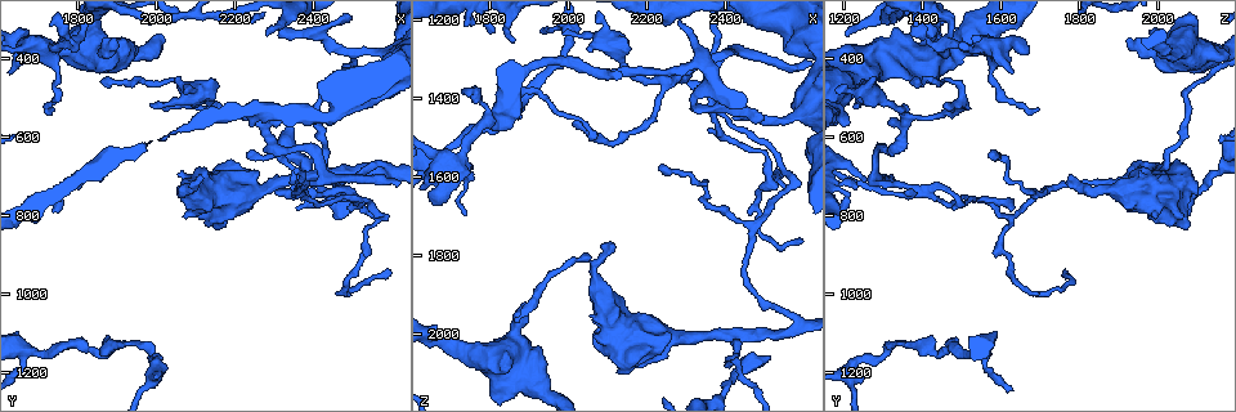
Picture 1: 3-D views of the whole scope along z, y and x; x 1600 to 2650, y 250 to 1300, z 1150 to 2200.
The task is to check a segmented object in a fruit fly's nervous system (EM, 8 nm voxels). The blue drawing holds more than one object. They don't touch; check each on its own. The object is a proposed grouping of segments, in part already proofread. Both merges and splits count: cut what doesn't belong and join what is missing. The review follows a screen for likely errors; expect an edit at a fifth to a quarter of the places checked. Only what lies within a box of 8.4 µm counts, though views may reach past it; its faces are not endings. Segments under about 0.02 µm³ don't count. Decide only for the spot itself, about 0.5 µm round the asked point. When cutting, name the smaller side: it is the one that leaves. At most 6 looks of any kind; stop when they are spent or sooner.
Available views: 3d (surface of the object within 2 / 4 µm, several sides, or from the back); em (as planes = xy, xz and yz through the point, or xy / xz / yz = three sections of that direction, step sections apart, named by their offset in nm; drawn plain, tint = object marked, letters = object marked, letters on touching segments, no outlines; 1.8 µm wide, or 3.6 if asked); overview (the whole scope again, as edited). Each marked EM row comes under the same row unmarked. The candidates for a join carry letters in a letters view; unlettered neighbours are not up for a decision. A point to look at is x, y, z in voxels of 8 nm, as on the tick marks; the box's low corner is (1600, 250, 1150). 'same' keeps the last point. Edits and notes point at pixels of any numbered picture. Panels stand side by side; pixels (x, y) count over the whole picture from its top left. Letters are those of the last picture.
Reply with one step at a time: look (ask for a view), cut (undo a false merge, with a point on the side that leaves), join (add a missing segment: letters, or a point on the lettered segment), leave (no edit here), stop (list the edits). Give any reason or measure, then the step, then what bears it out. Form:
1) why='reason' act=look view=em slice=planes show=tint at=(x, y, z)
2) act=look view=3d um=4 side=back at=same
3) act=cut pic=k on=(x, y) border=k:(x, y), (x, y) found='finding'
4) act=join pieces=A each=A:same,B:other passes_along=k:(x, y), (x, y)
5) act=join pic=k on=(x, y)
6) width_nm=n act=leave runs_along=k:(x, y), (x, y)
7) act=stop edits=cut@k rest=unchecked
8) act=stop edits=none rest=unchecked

act=look view=3d um=4 side=back at=(2585, 385, 1440)

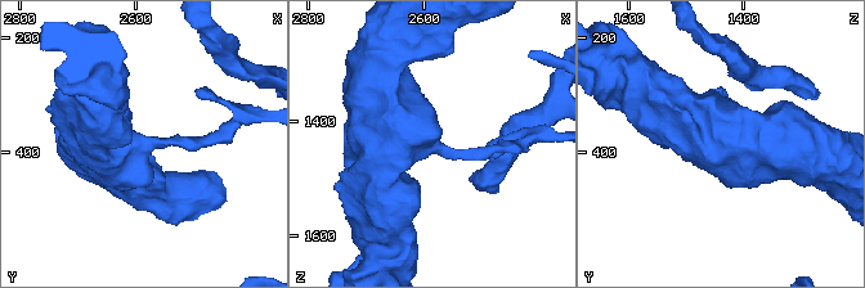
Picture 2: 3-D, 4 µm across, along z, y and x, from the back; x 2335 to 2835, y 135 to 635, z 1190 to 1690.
act=look view=em um=3.6 slice=planes show=tint at=(2590, 385, 1445)

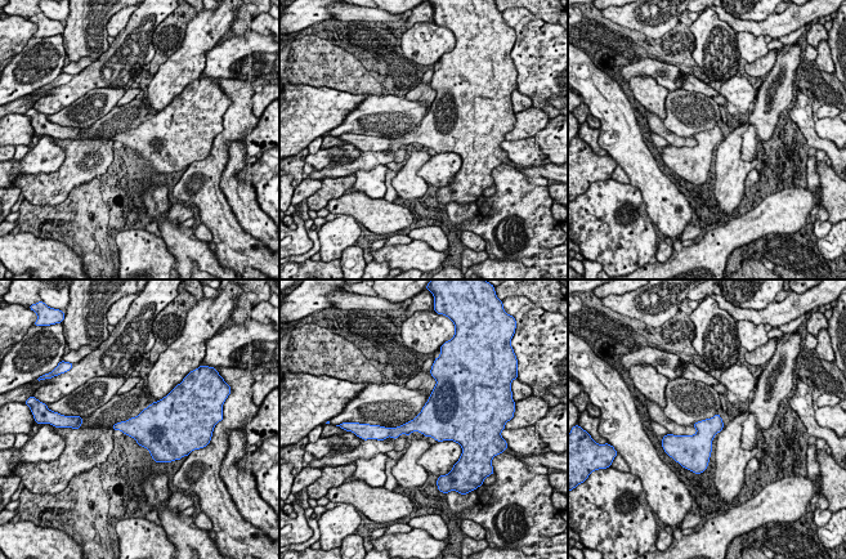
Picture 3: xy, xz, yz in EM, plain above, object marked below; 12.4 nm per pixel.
act=look view=em um=3.6 slice=planes show=letters at=same

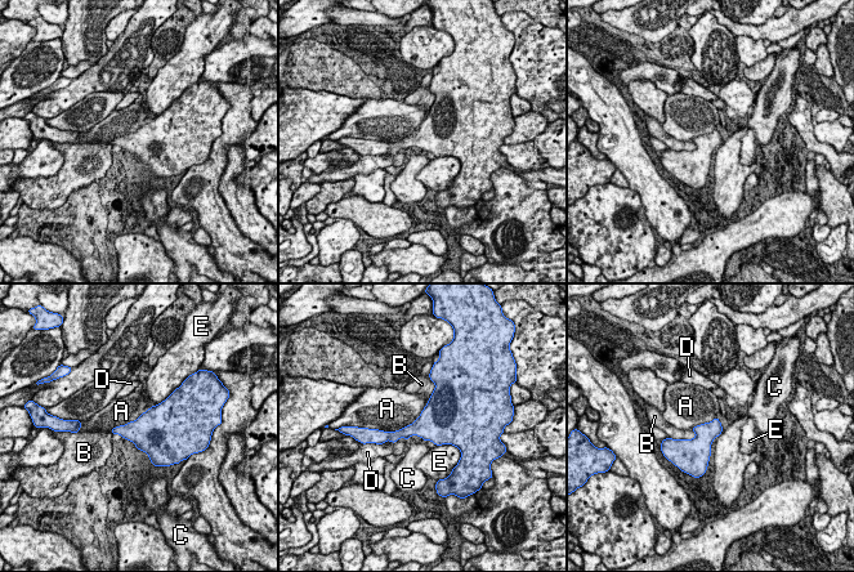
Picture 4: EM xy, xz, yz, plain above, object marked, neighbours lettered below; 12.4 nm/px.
act=leave each=A:other,B:other,C:other,D:other,E:other found='continuous, no second neuron'

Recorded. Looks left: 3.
act=look view=3d um=4 at=(2370, 735, 1400)

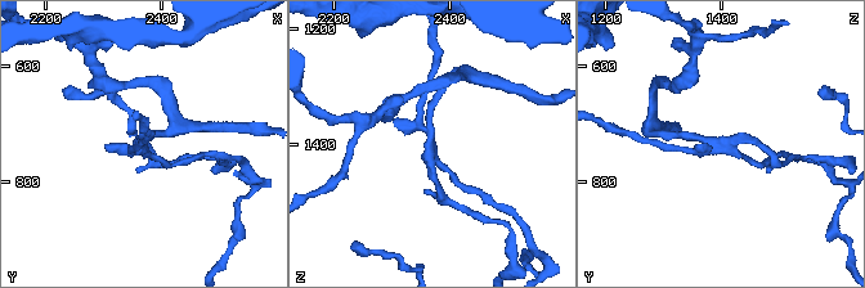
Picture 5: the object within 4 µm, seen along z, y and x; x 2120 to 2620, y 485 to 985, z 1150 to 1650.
act=look view=em slice=yz step=16 show=letters at=(2365, 740, 1405)

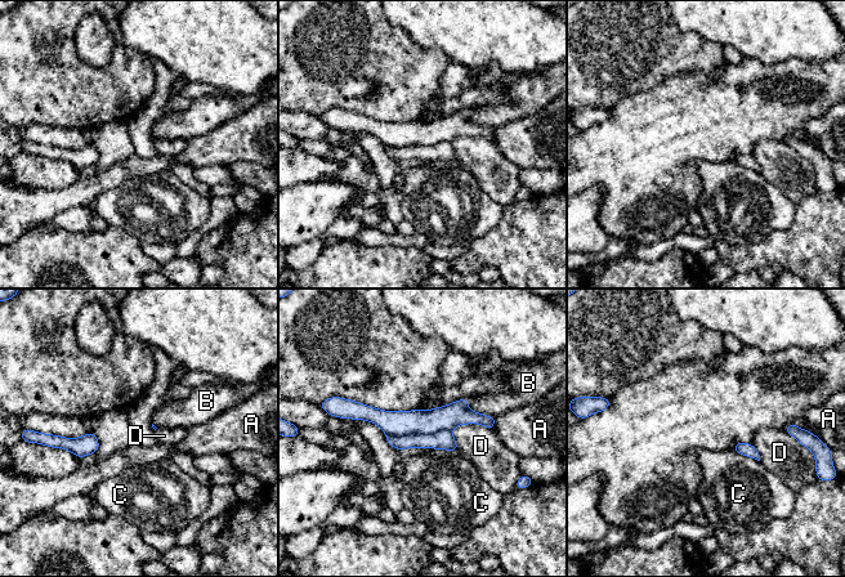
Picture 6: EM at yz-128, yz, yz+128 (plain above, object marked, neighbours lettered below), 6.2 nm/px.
longest_contact=D:280nm act=cut pic=6 on=(419, 421) each=A:other,B:other,C:other,D:other part_leaving=6:(348, 414), (478, 417), (491, 425) found='a second neuron is stuck on'

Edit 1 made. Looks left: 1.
why='branch stops here' act=look view=em slice=planes show=letters at=(1895, 345, 1935)

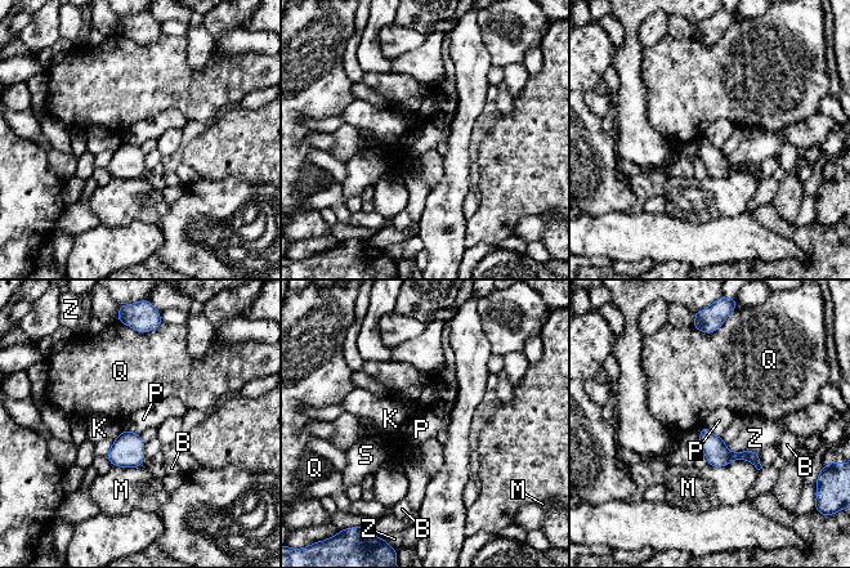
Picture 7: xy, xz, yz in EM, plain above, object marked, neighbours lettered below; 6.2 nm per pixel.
act=leave each=B:other,K:other,M:other,P:other,Q:other,S:other,Z:other runs_along=7:(703, 432), (727, 456), (756, 463) found='no lettered segment goes on from it'

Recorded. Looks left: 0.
act=stop edits=cut@6 rest=unchecked

